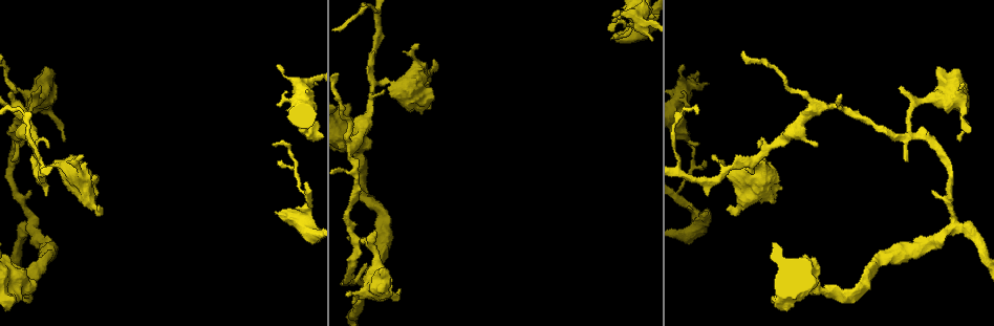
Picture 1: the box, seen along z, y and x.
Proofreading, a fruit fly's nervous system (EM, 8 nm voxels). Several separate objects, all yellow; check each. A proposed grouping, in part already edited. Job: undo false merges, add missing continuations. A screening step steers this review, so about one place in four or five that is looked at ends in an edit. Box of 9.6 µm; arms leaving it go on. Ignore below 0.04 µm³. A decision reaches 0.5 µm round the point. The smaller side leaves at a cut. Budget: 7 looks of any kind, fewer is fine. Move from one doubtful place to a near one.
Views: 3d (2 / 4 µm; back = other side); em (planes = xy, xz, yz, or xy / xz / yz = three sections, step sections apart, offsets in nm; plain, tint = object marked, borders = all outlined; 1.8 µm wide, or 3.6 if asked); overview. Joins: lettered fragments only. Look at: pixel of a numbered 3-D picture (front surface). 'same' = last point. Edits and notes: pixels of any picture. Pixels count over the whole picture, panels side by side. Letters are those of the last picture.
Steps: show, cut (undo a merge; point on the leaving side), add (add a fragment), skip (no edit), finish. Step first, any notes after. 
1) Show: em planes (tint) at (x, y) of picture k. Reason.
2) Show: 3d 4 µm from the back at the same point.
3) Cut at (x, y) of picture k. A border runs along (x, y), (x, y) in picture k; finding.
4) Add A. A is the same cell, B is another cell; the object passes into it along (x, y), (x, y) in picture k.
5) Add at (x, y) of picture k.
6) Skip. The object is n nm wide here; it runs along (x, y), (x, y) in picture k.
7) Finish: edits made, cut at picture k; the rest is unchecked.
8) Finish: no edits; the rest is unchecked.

Show: 3d 2 µm from the back at (98, 208) of picture 1. An open end.

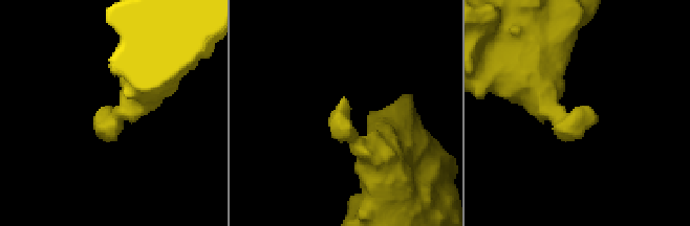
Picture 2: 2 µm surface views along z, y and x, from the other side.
Show: em xz step 8 (borders) at (109, 118) of picture 2. Shape alone is not enough.

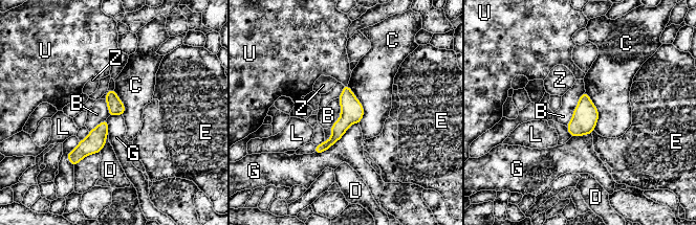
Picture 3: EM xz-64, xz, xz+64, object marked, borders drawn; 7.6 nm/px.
Skip. B, C, D, E, G, L, U and Z are other cells; it runs along (346, 88), (346, 119), (318, 150) in picture 3; none of them fits.

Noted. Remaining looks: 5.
Show: 3d 2 µm at (707, 211) of picture 1. Branch stops here.

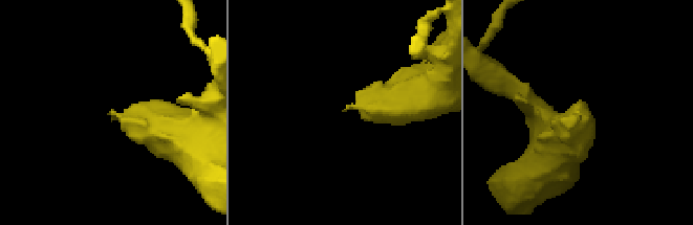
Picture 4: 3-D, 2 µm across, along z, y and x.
Show: em planes (borders) at (113, 115) of picture 4. Need the tissue.

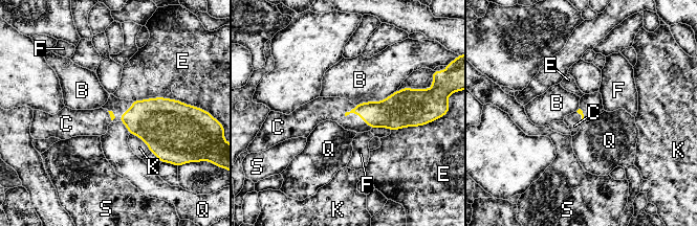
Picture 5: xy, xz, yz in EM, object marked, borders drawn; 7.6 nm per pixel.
Add C. The longest contact is with E, 400 nm; C is the same cell, B, E, F, K, Q and S are other cells; the object passes into it along (383, 114), (350, 111), (322, 109) in picture 5; it goes on there.

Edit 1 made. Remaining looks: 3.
Show: overview. See it whole again.

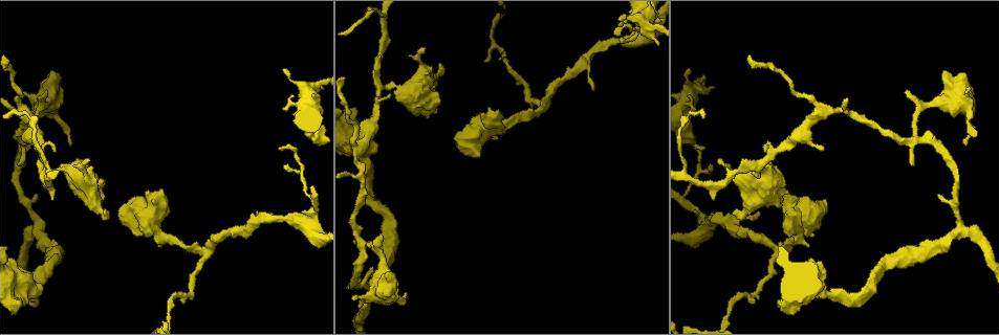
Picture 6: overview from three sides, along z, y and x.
Show: em planes (tint) at (698, 89) of picture 6. Sudden change in width.

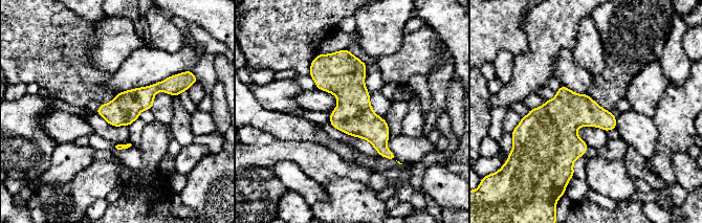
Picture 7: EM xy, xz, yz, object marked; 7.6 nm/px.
Show: em planes (borders) at the same point. See the neighbours.

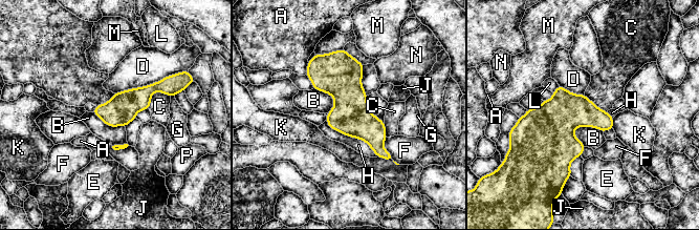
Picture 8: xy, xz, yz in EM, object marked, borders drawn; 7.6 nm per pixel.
Skip. The object is 240 nm wide here; A, B, C, D, E, F, G, H, J, K, L, M, N and P are other cells; a border runs along (170, 95), (155, 91), (148, 108) in picture 8; continuous, no second neuron.

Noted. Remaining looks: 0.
Finish: edits made, add at picture 5; the rest is unchecked.

